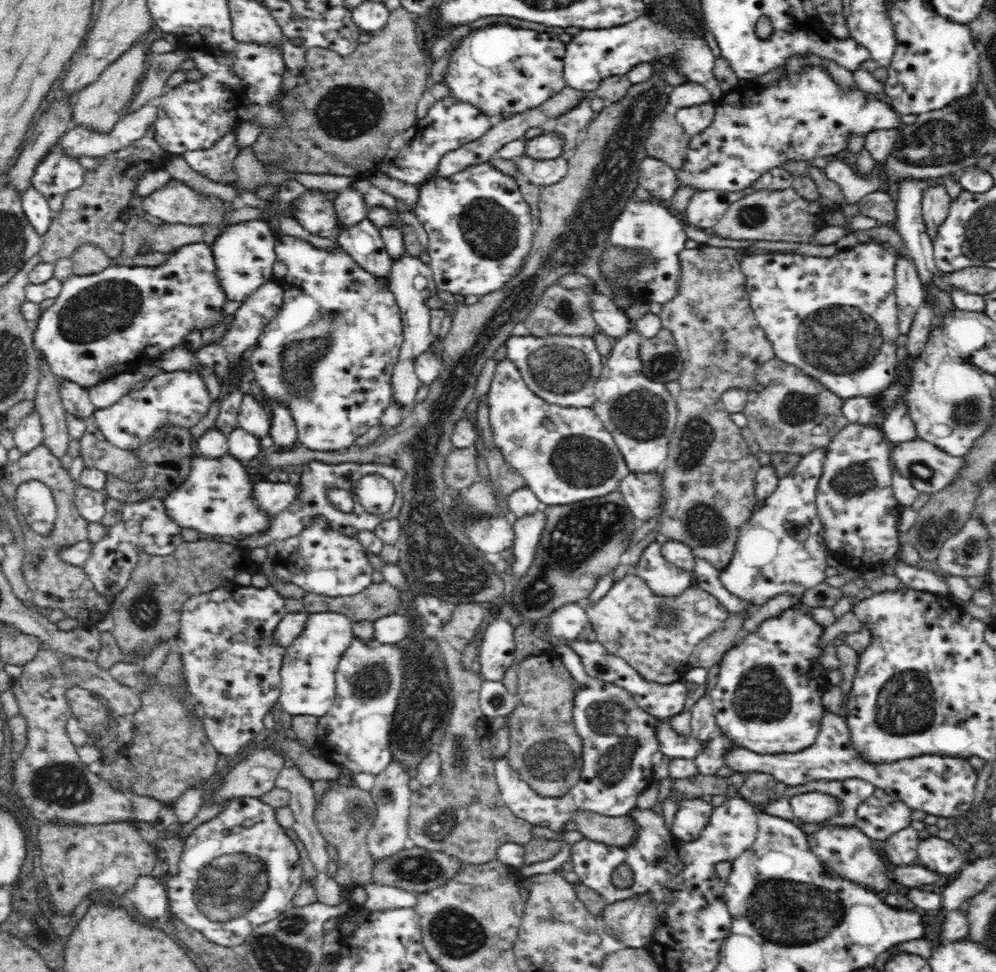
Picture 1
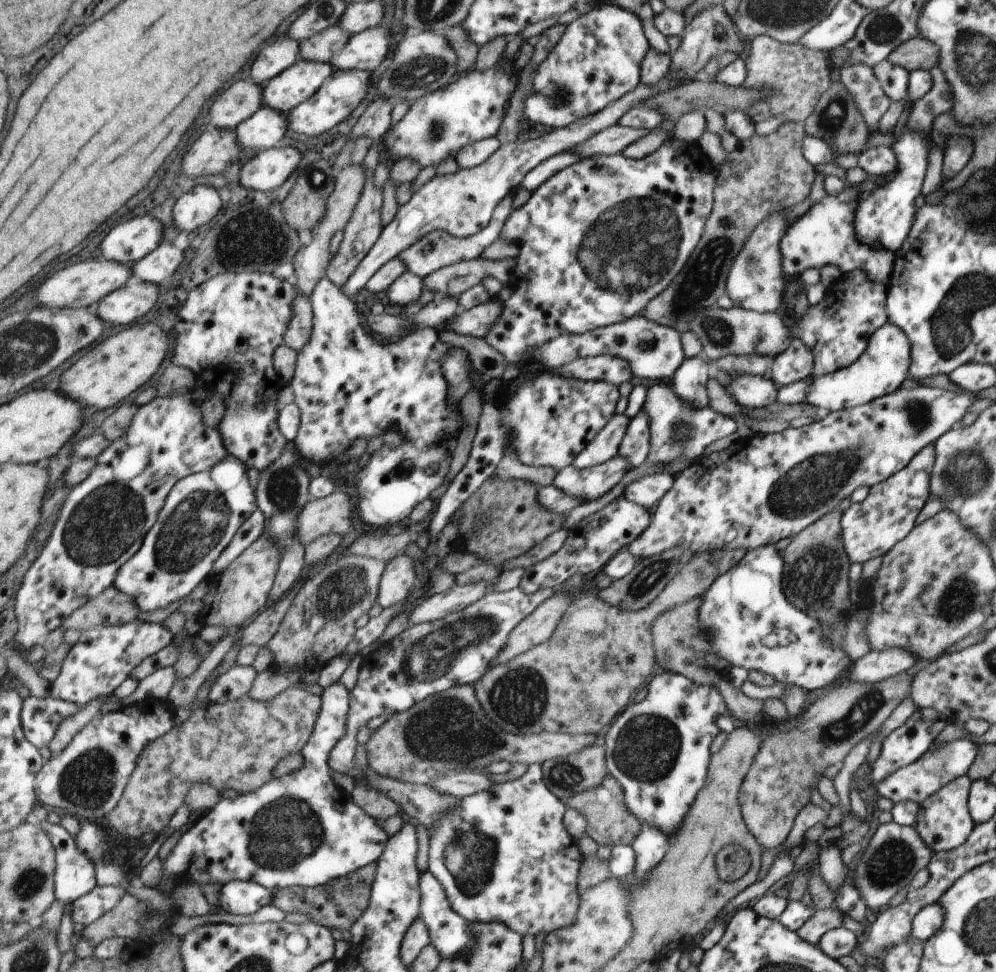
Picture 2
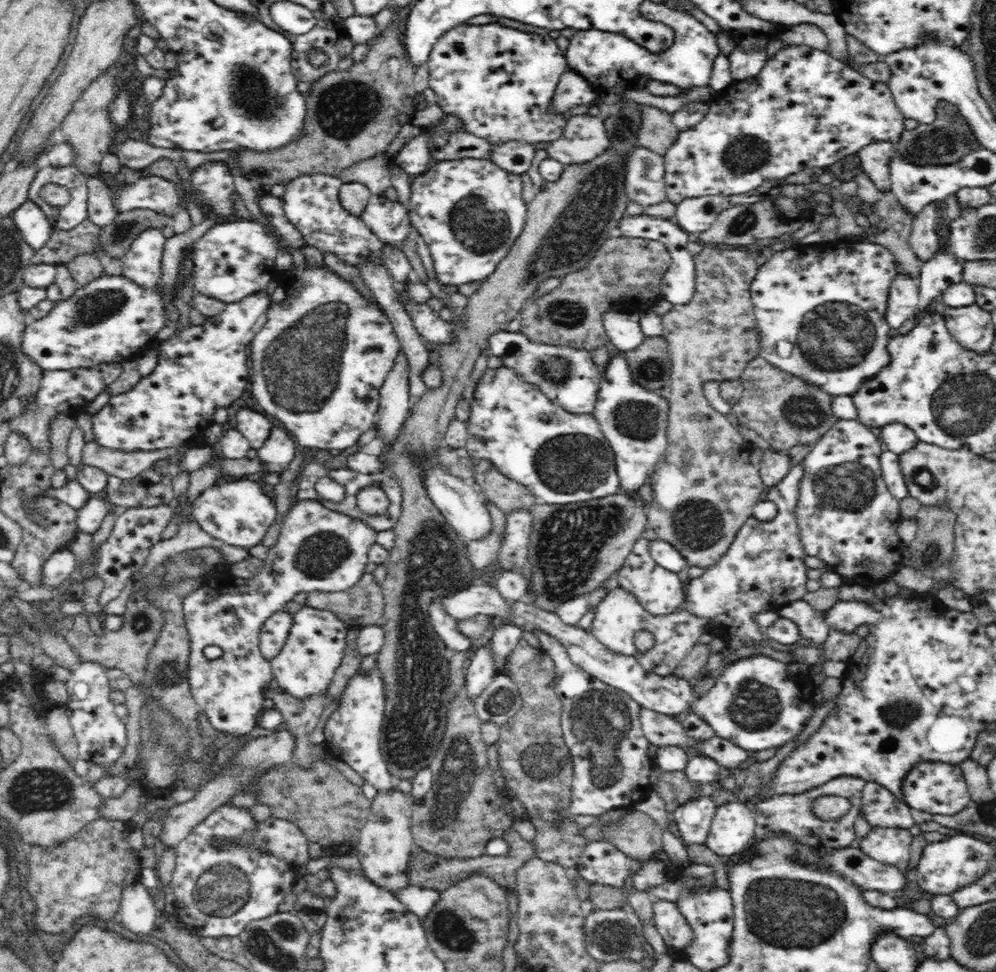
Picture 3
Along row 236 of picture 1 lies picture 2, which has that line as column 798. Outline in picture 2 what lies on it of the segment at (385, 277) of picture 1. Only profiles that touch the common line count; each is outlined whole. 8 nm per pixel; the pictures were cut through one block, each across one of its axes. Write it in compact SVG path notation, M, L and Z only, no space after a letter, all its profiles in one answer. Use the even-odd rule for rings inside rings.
M794 338L772 364L771 370L765 375L767 379L775 381L779 387L783 387L811 377L813 373L812 351L802 342L802 339Z

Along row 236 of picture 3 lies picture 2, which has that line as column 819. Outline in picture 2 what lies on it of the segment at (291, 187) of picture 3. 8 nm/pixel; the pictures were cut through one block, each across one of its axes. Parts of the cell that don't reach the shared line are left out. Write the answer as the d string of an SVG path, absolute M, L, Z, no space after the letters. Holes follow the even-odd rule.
M843 278L830 286L832 294L810 306L800 322L790 320L792 338L802 339L813 354L811 377L823 377L836 369L850 366L867 347L872 333L887 322L886 286L867 280L858 287L850 286Z

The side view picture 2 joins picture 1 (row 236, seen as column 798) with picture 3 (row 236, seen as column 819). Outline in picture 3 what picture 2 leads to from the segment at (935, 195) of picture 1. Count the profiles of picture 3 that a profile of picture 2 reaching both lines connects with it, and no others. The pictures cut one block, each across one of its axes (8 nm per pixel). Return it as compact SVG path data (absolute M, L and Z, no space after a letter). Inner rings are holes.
M942 201L928 203L918 216L914 217L911 234L909 235L909 246L916 257L926 263L934 259L941 250L942 237L940 237L940 224L944 223L944 217L939 207Z

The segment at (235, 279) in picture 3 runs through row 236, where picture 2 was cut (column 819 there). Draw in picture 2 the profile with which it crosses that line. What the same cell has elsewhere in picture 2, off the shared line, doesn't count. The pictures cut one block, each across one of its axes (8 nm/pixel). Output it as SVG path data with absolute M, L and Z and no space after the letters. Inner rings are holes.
M845 185L845 189L836 196L827 194L820 202L808 205L804 215L788 226L779 244L784 276L798 278L808 268L820 271L824 266L832 264L838 266L843 275L852 271L864 271L868 280L883 283L888 290L896 267L896 254L882 246L863 243L857 237L858 192L854 185Z

